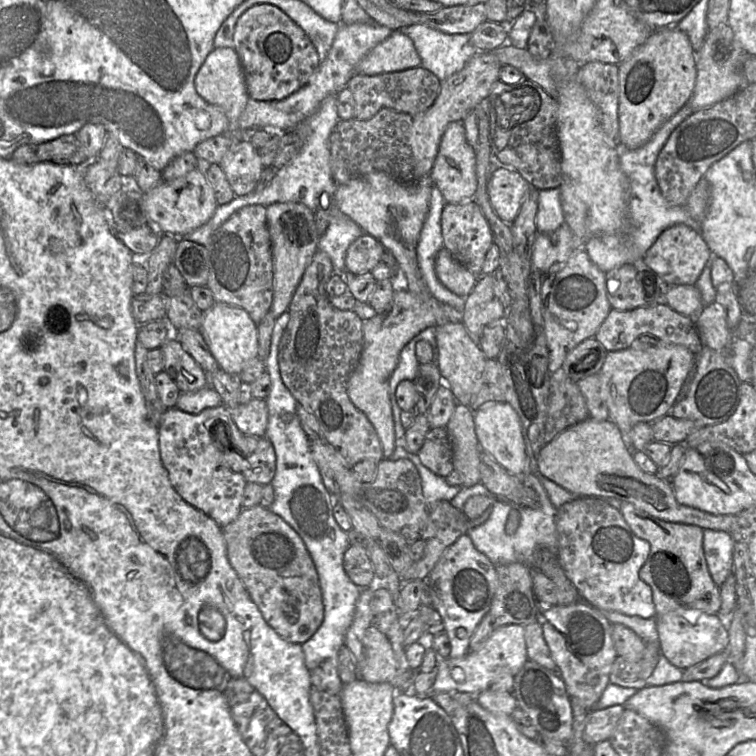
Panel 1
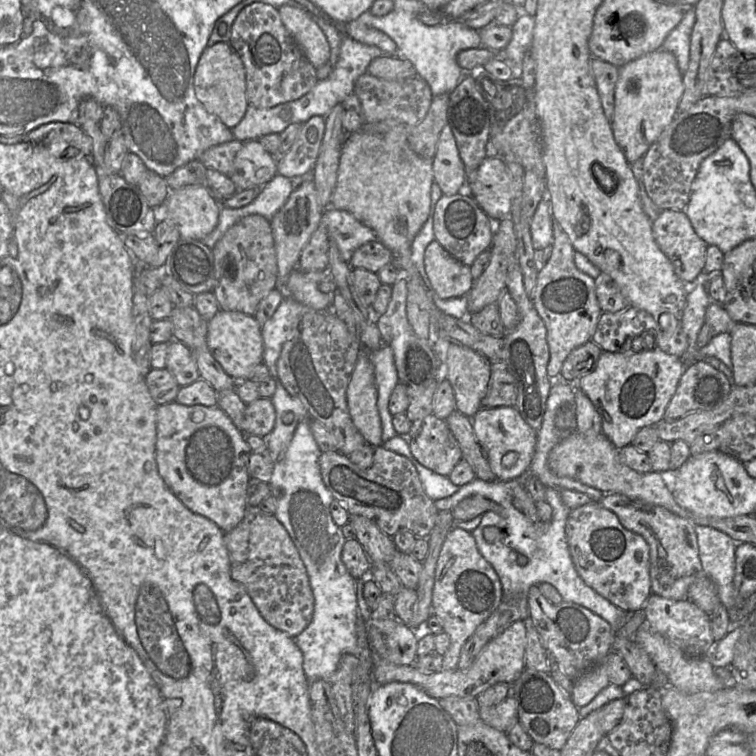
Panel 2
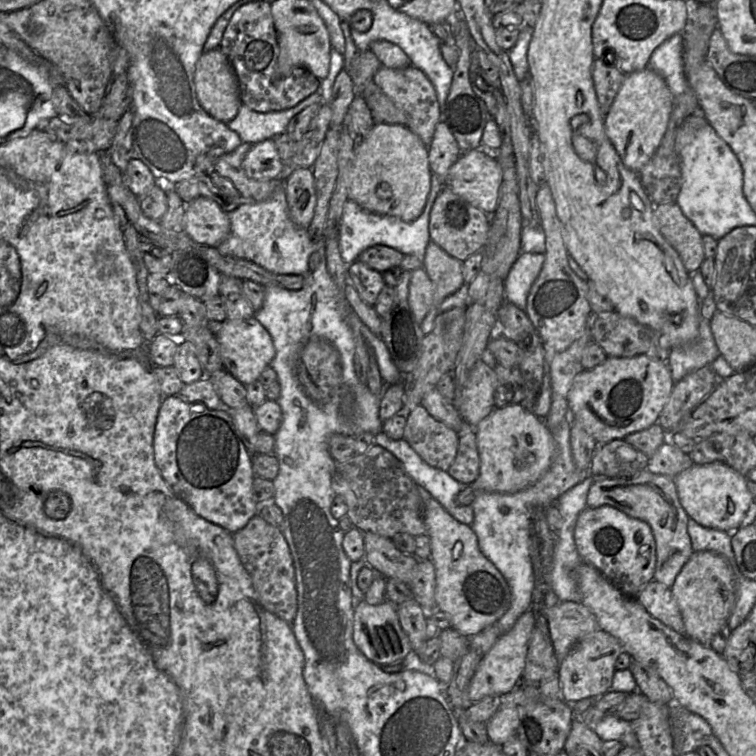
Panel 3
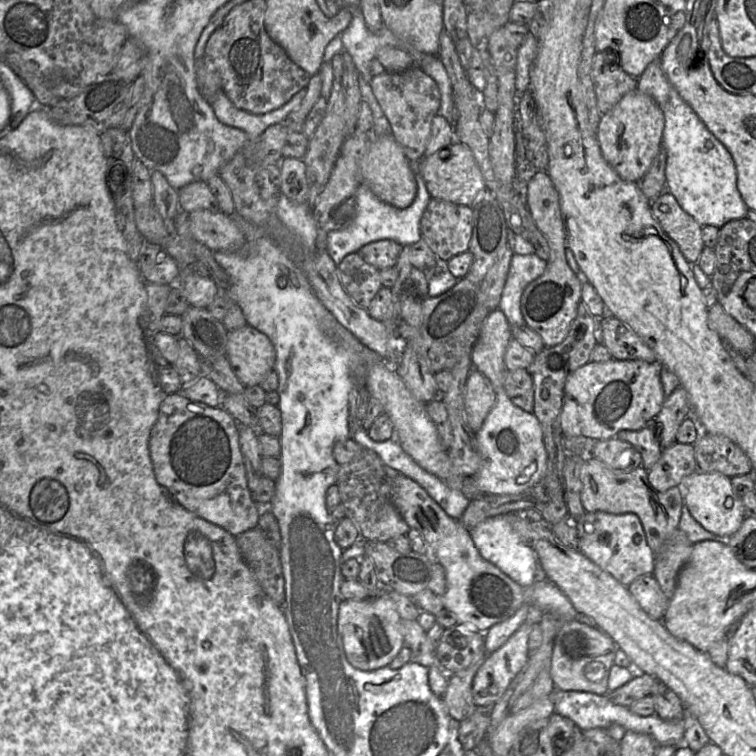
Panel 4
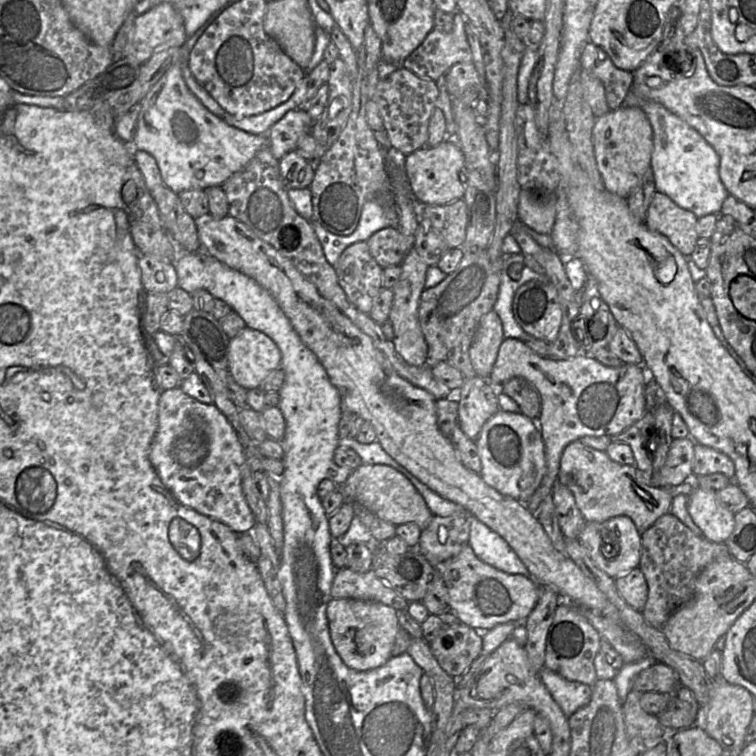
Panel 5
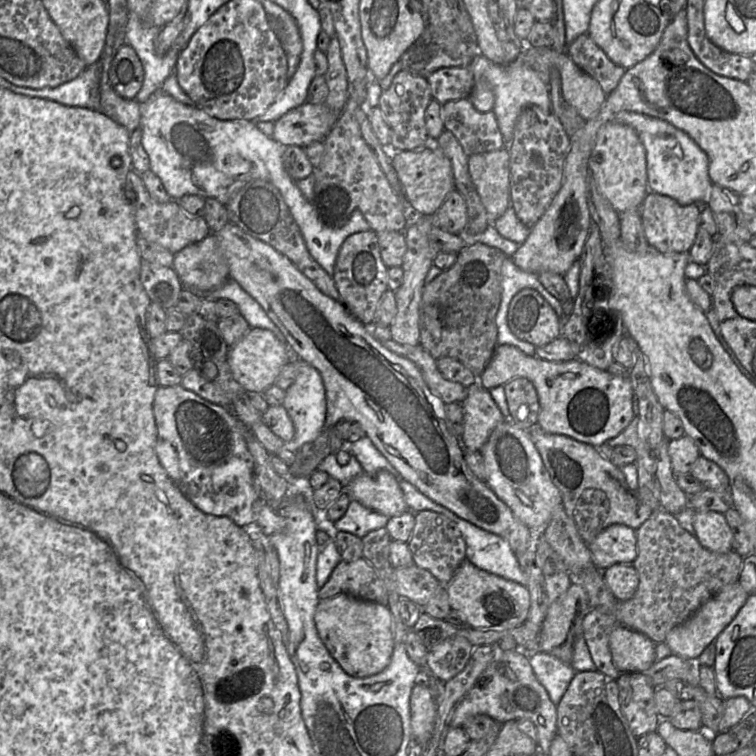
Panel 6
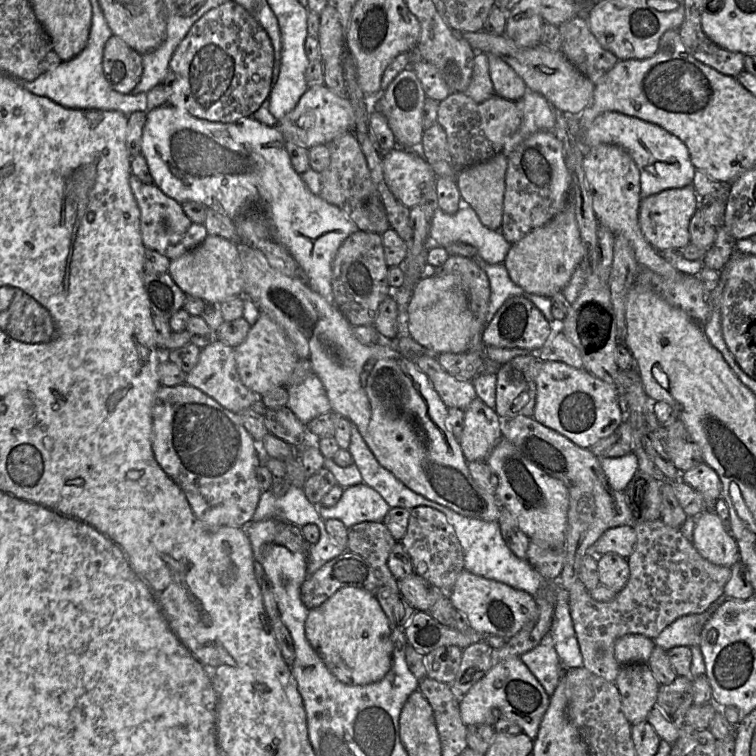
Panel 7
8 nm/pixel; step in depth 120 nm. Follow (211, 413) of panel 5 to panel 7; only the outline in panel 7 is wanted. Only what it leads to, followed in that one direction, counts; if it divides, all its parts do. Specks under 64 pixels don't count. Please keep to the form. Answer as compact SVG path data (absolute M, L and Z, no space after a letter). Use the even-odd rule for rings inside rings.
M187 383L161 385L153 405L152 450L159 466L183 491L194 514L210 531L222 526L245 529L252 521L262 493L257 470L264 456L237 413Z

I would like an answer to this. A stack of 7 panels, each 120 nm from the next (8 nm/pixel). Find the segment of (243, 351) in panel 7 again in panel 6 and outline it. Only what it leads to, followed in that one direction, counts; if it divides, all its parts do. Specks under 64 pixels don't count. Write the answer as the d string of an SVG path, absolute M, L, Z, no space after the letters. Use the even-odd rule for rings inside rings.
M250 328L228 354L228 364L233 378L246 392L265 392L290 360L290 349L273 332L263 328Z

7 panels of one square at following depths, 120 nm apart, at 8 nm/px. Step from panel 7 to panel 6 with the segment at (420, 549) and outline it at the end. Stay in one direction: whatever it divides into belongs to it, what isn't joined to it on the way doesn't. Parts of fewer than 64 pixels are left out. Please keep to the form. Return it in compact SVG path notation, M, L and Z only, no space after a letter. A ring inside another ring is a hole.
M424 510L415 513L415 525L407 542L413 562L447 585L466 559L466 543L457 524L445 515Z

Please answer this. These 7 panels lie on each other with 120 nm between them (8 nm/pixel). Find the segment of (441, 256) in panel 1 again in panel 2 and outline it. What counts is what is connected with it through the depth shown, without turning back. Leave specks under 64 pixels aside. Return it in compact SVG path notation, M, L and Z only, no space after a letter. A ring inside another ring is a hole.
M433 240L424 255L425 271L435 294L441 299L457 298L468 295L475 283L470 267L449 254L438 241Z

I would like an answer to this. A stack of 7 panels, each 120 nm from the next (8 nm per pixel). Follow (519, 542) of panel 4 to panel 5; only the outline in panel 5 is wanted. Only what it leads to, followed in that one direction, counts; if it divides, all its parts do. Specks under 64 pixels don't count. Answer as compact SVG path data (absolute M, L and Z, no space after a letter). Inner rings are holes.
M472 515L467 519L470 523L468 545L478 559L508 574L529 575L524 563L499 534Z

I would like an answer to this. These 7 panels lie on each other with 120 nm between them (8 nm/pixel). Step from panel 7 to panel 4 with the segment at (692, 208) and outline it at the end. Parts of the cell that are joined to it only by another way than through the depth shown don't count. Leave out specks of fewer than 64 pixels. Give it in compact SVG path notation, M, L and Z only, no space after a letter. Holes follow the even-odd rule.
M668 191L651 201L650 207L654 218L677 244L684 258L691 264L697 264L704 248L700 224L679 206Z

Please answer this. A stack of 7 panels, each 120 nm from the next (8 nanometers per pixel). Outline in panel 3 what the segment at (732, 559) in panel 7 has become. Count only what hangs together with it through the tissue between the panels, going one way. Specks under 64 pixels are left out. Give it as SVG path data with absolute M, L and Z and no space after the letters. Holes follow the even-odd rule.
M714 461L707 464L693 464L674 477L680 504L687 515L699 525L732 533L742 526L747 519L747 511L752 502L752 495L747 488L747 476L742 475L727 464Z

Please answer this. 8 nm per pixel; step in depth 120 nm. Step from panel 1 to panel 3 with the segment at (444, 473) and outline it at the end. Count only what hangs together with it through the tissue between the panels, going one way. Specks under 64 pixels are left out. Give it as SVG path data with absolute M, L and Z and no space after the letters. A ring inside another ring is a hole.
M421 405L405 413L403 439L425 463L447 472L457 454L457 432L433 418Z

